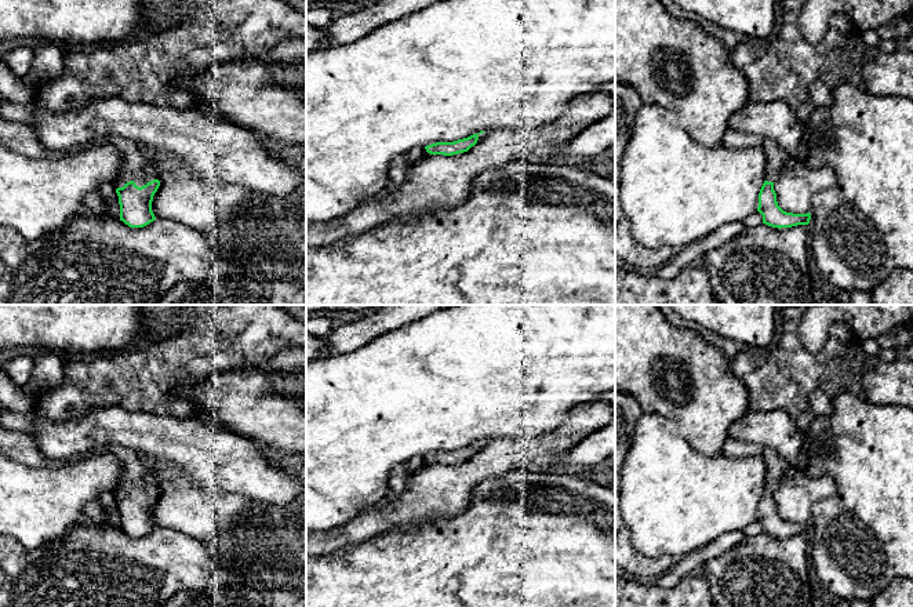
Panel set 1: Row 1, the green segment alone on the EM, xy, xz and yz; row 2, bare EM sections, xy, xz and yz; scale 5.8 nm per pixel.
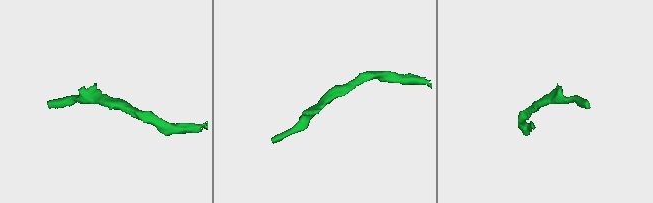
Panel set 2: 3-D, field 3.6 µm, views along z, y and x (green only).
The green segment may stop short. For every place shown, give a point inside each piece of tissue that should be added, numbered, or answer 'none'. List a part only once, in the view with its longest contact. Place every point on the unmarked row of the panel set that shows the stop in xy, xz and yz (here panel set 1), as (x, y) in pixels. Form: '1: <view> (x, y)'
1: xy (135, 475)

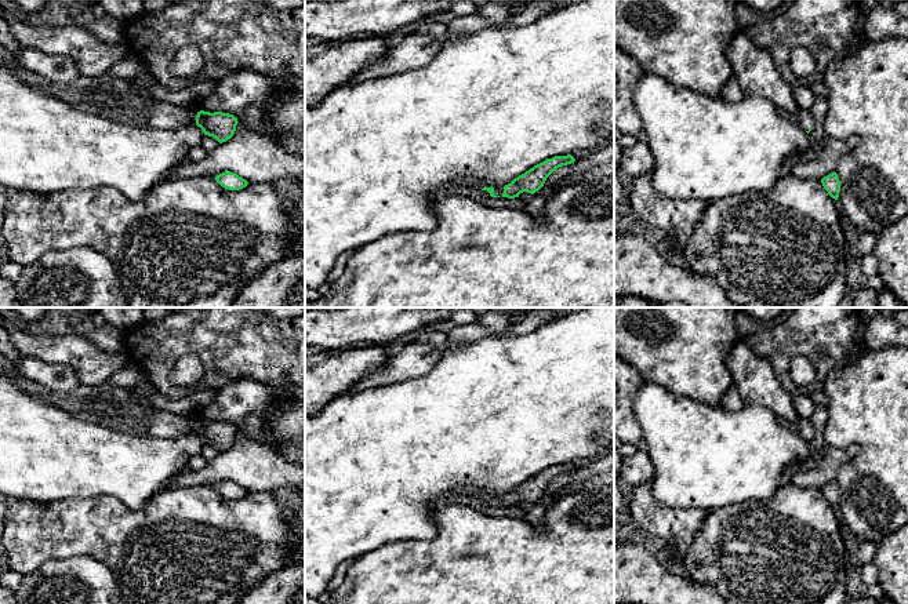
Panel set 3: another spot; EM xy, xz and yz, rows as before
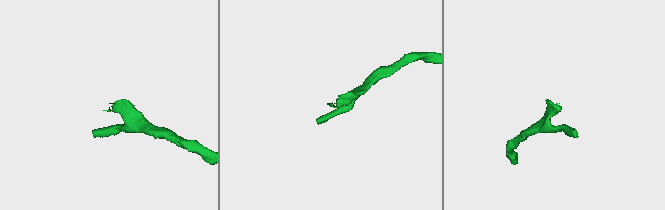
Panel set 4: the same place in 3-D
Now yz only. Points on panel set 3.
1: yz (803, 426)

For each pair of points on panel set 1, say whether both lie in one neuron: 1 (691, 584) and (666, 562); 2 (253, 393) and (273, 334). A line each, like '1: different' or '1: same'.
1: different
2: different

